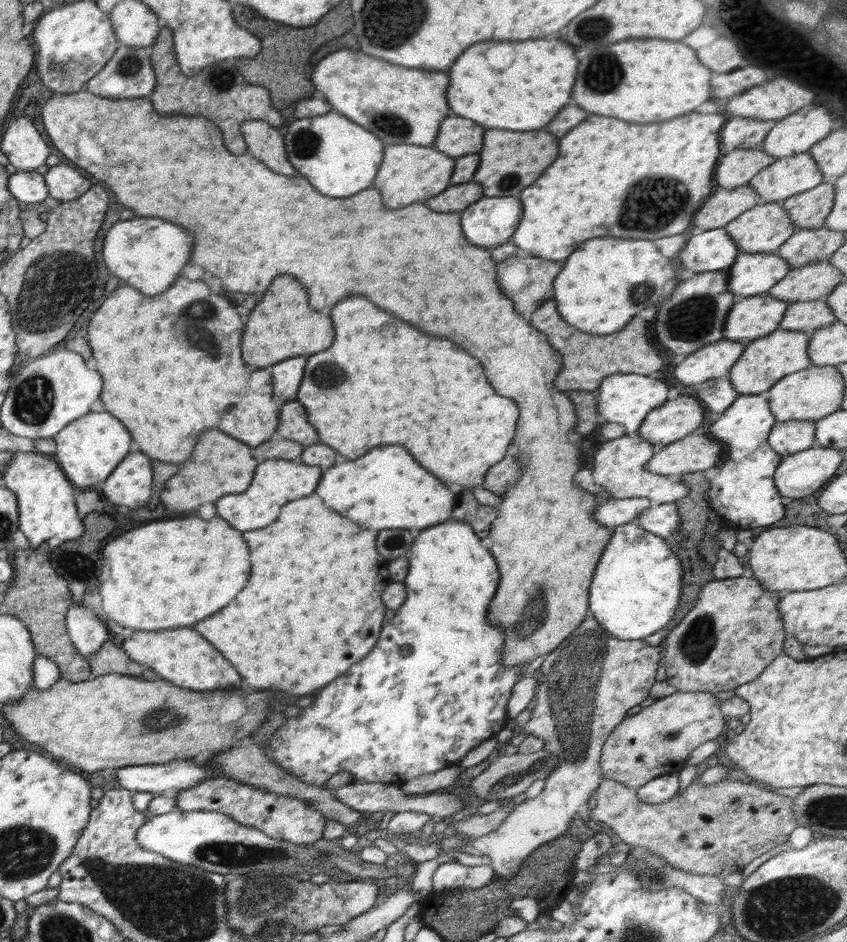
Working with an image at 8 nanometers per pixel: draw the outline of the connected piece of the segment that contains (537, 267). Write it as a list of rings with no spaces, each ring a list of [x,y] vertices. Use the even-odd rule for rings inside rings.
[[[517,255],[510,256],[498,264],[498,284],[506,296],[514,300],[516,312],[528,317],[545,302],[550,301],[554,294],[554,278],[558,276],[558,270],[562,270],[562,261],[551,261],[540,257],[532,256],[519,258]],[[560,262],[560,264],[558,264]]]

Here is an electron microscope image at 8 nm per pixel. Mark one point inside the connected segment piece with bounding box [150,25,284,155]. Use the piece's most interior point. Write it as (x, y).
(220, 93)

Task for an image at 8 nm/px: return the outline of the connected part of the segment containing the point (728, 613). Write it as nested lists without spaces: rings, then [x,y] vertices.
[[[736,577],[724,580],[714,580],[709,582],[700,590],[698,598],[696,600],[696,605],[688,612],[684,619],[668,634],[668,637],[663,642],[663,656],[662,661],[666,667],[666,682],[672,686],[676,686],[677,690],[680,692],[692,692],[692,691],[706,691],[711,693],[718,693],[726,690],[735,690],[738,686],[752,682],[756,680],[762,671],[776,656],[782,653],[782,646],[784,640],[787,638],[785,629],[783,628],[784,622],[780,616],[780,611],[776,604],[780,602],[780,594],[778,591],[770,591],[770,589],[765,589],[758,583],[754,577]]]

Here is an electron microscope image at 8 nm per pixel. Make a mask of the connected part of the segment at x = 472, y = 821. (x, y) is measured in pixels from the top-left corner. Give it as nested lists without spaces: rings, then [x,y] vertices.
[[[506,801],[492,813],[474,815],[466,820],[453,821],[456,826],[454,832],[455,834],[466,834],[466,836],[484,836],[498,829],[498,826],[508,817],[514,807],[516,807],[514,801]]]

